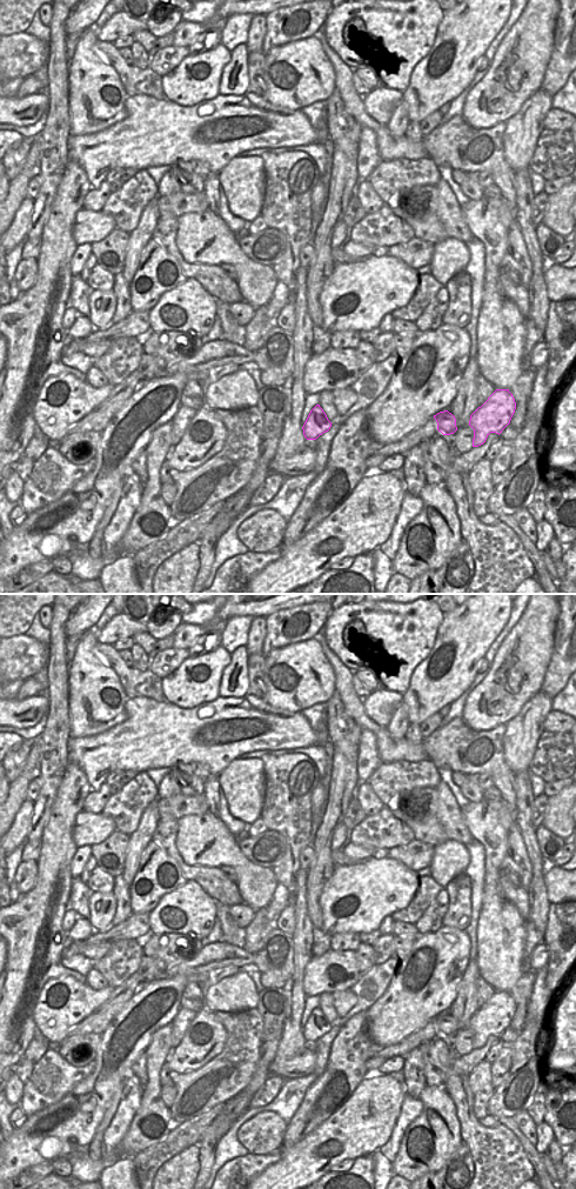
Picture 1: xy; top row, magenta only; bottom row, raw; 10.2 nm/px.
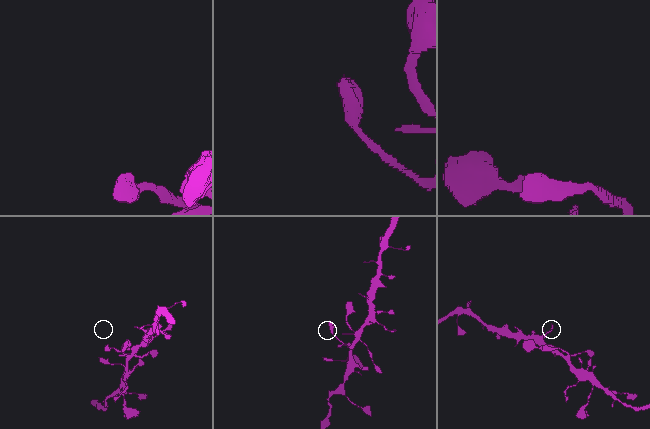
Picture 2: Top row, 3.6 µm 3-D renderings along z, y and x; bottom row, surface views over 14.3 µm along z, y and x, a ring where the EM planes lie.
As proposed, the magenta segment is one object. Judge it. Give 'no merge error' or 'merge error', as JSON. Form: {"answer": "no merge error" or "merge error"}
{"answer": "no merge error"}

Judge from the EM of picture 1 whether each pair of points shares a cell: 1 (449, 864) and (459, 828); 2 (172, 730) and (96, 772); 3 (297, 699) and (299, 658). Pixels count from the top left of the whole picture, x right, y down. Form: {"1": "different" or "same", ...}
{"1": "different", "2": "same", "3": "same"}

